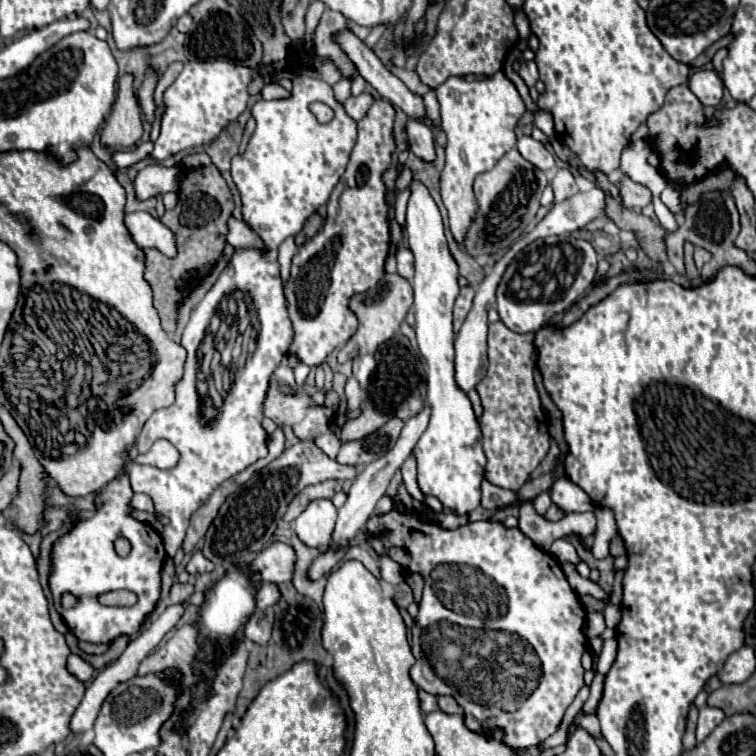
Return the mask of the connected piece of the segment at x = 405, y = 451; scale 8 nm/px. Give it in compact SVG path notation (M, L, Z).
M425 403L423 411L417 413L415 417L411 417L411 419L405 423L405 427L403 427L403 431L401 431L401 437L397 439L395 447L393 447L389 453L385 453L381 459L377 459L377 461L373 461L373 463L361 467L357 479L353 481L353 485L351 485L351 489L349 489L349 495L347 495L345 505L339 509L339 517L337 517L337 525L335 525L335 531L333 531L333 539L331 539L331 547L329 547L329 549L341 549L341 547L345 547L349 541L355 539L355 535L359 533L359 529L363 529L363 525L367 523L367 519L373 515L377 501L385 495L385 489L387 489L389 481L393 479L395 471L397 471L397 469L403 465L403 461L409 457L409 453L413 451L417 439L423 435L425 427L429 425L429 415L431 415L431 407L429 407L429 403Z

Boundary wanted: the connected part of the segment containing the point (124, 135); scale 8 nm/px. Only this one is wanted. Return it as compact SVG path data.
M123 75L119 77L117 99L101 131L101 141L111 149L121 149L135 145L141 135L143 123L137 107L137 97L133 93L133 75Z

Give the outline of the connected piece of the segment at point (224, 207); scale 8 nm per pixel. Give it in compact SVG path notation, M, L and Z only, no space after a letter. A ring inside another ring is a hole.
M211 163L207 167L181 169L179 173L179 201L175 209L165 211L159 219L175 235L177 257L169 259L157 249L145 249L145 281L153 291L153 305L161 315L161 327L165 333L175 333L175 305L183 299L189 289L215 265L225 245L227 219L233 211L233 199L219 169Z

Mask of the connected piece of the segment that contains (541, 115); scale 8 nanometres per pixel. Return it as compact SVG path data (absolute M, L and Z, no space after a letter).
M539 111L537 115L535 115L535 125L549 137L549 139L553 139L555 137L555 129L553 129L553 119L551 119L551 115L549 113L545 113L545 111Z

